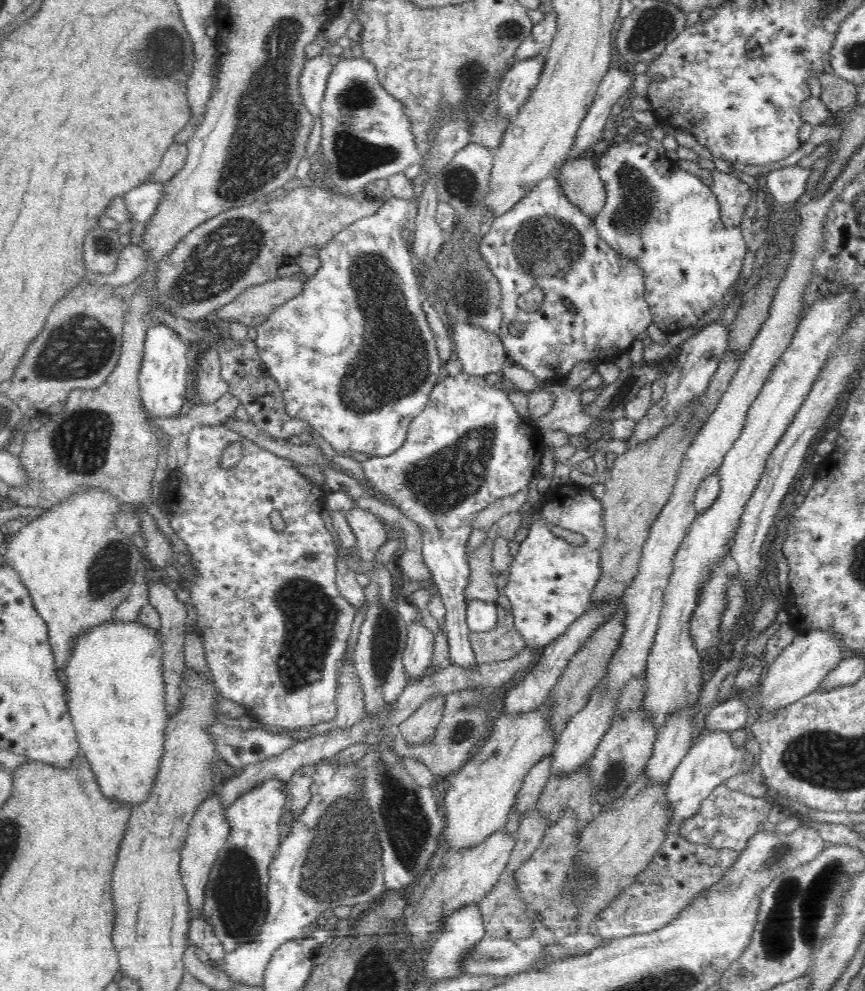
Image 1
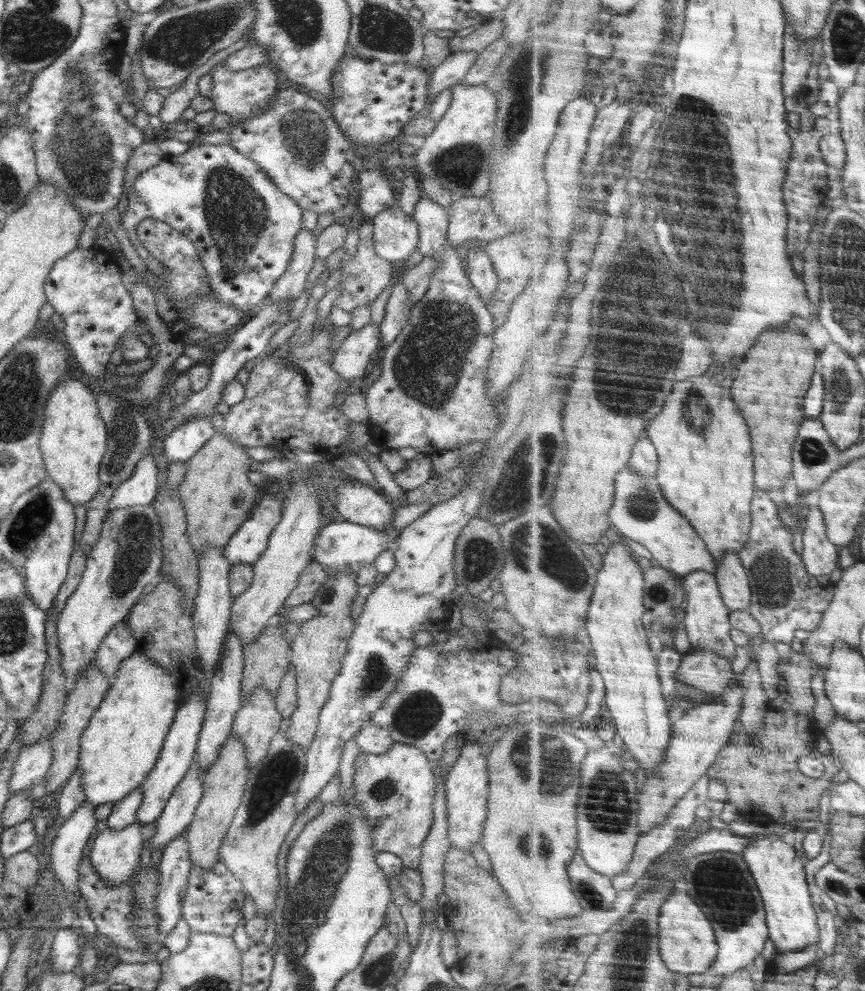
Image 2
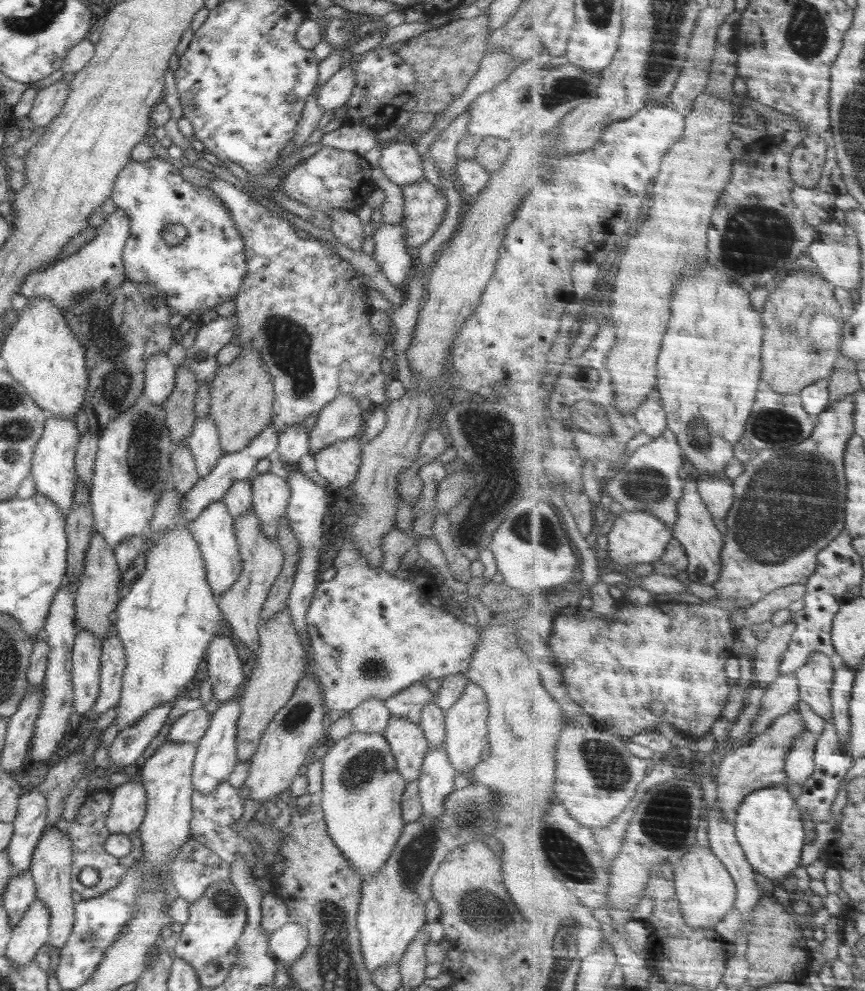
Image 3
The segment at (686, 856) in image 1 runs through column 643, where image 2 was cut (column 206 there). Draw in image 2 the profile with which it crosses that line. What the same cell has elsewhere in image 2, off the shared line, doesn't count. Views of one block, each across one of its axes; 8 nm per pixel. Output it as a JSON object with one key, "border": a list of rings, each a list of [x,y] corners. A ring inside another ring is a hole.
{"border":[[[218,862],[208,871],[192,865],[189,886],[182,902],[182,918],[192,931],[232,937],[234,930],[243,918],[240,909],[244,897],[242,884],[224,864]]]}

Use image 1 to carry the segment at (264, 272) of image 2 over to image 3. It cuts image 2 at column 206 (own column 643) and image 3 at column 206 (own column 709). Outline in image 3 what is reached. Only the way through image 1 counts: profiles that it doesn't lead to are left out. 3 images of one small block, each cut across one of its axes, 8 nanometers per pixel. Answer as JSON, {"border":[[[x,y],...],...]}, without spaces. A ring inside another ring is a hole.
{"border":[[[152,157],[150,160],[138,162],[131,158],[114,181],[111,199],[117,210],[126,214],[131,225],[131,232],[128,233],[128,240],[122,251],[125,275],[130,282],[156,286],[156,290],[160,290],[165,297],[164,304],[172,313],[185,317],[190,314],[201,315],[202,312],[212,310],[222,302],[237,296],[242,280],[248,272],[244,239],[234,225],[236,221],[232,220],[232,213],[228,212],[226,205],[222,205],[220,197],[212,193],[212,189],[186,181],[181,175],[180,165],[172,160]],[[166,224],[182,224],[186,228],[188,233],[180,244],[170,246],[165,243],[162,229]]]}

